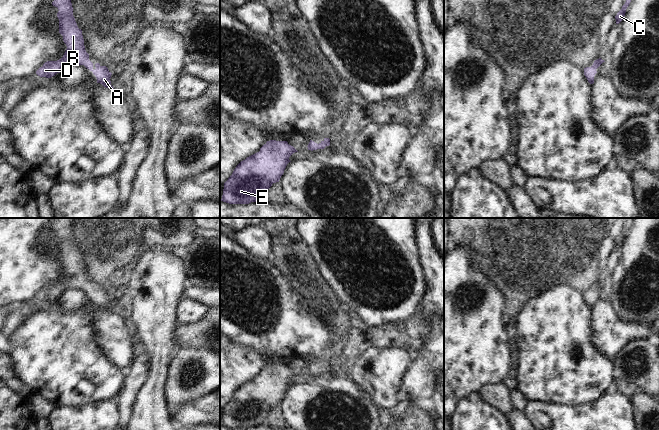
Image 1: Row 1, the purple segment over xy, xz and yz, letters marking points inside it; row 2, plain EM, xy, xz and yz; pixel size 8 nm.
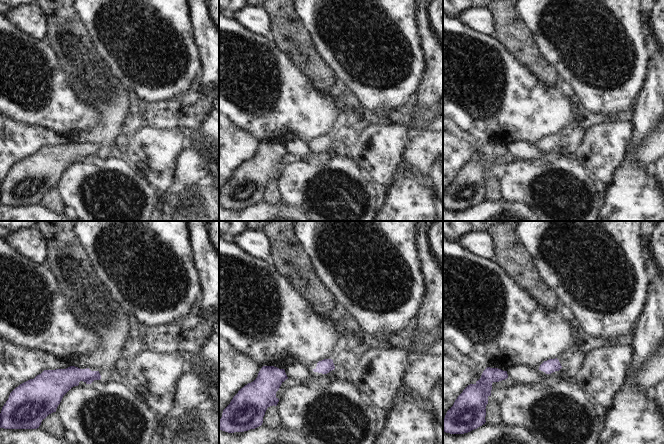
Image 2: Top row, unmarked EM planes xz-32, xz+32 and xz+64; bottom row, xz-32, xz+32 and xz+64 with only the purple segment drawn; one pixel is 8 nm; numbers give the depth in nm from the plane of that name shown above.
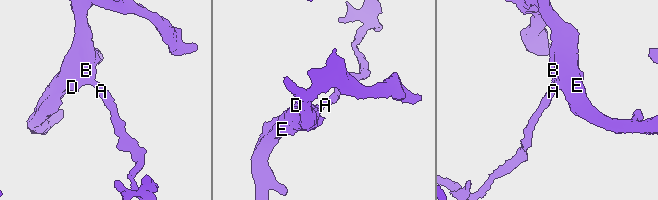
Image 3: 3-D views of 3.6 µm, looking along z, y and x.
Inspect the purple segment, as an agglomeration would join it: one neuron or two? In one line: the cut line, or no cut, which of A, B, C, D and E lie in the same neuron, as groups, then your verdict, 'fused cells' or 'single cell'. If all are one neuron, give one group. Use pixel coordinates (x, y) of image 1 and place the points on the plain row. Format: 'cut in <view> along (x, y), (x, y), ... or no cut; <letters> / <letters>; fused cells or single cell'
no cut; A B C D E; single cell

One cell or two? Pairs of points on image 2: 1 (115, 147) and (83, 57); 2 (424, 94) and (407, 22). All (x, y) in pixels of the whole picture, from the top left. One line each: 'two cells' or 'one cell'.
1: one cell
2: two cells

